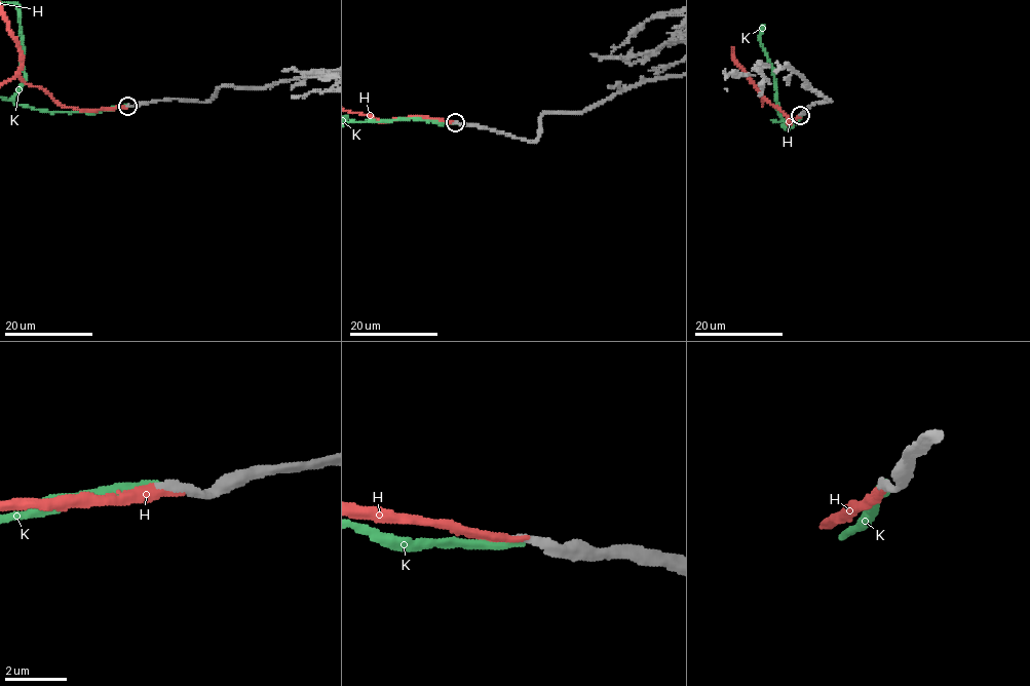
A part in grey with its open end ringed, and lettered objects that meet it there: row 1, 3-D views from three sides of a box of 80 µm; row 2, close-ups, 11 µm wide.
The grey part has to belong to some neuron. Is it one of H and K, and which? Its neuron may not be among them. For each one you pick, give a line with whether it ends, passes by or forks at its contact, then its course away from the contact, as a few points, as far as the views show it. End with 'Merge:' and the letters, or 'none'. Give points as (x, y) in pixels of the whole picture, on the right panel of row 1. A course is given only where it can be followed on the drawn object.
H: It ends there
Merge: H

